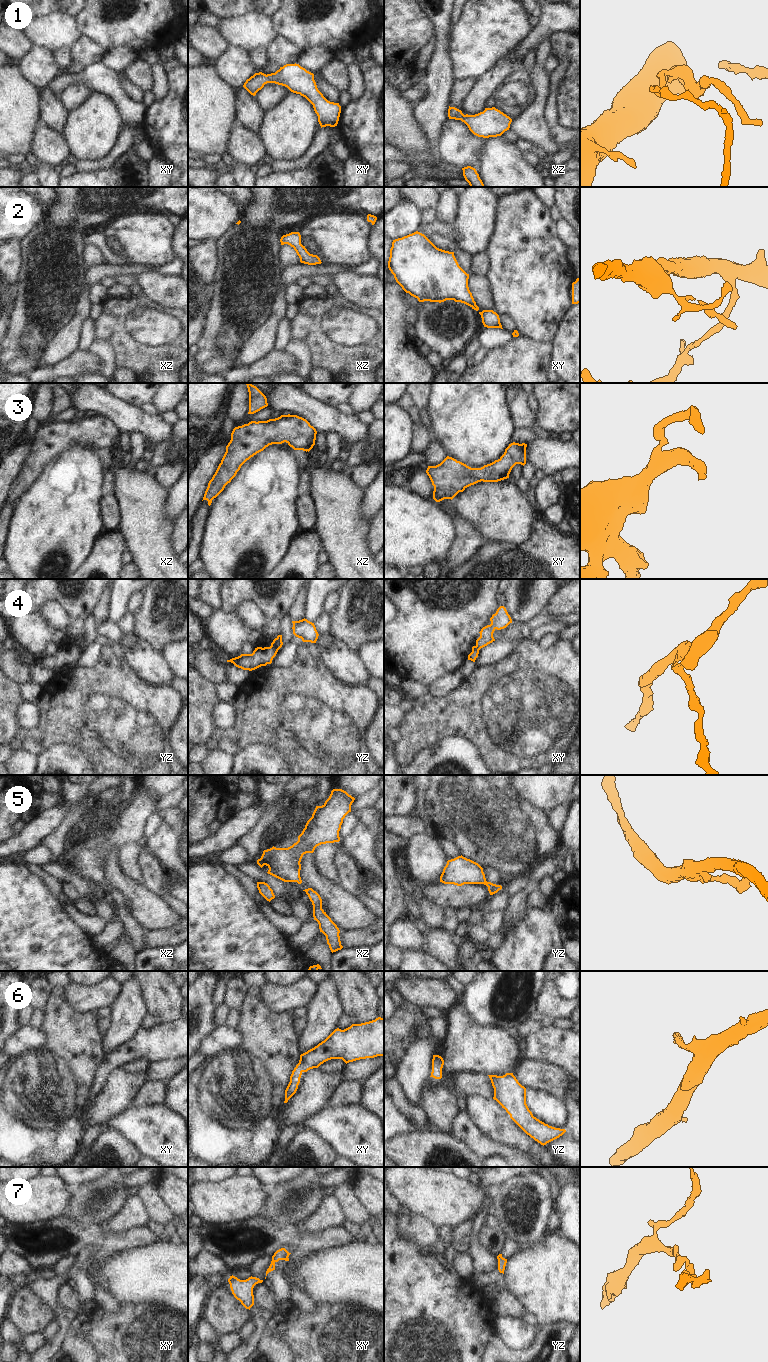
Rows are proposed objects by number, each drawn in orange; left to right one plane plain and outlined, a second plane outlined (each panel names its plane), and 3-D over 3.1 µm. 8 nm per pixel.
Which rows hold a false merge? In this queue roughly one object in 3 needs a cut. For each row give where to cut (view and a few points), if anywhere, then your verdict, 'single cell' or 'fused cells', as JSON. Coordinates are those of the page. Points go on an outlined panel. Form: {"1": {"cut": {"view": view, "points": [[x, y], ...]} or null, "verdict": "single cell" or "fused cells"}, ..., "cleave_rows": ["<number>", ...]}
{"1": {"cut": null, "verdict": "single cell"}, "2": {"cut": null, "verdict": "single cell"}, "3": {"cut": null, "verdict": "single cell"}, "4": {"cut": {"view": "yz", "points": [[270, 646], [277, 650]]}, "verdict": "fused cells"}, "5": {"cut": null, "verdict": "single cell"}, "6": {"cut": null, "verdict": "single cell"}, "7": {"cut": null, "verdict": "single cell"}, "cleave_rows": ["4"]}

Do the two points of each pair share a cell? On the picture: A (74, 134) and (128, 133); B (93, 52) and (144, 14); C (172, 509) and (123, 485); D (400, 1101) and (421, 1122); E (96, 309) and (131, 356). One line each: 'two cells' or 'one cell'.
A: two cells
B: two cells
C: two cells
D: one cell
E: two cells

